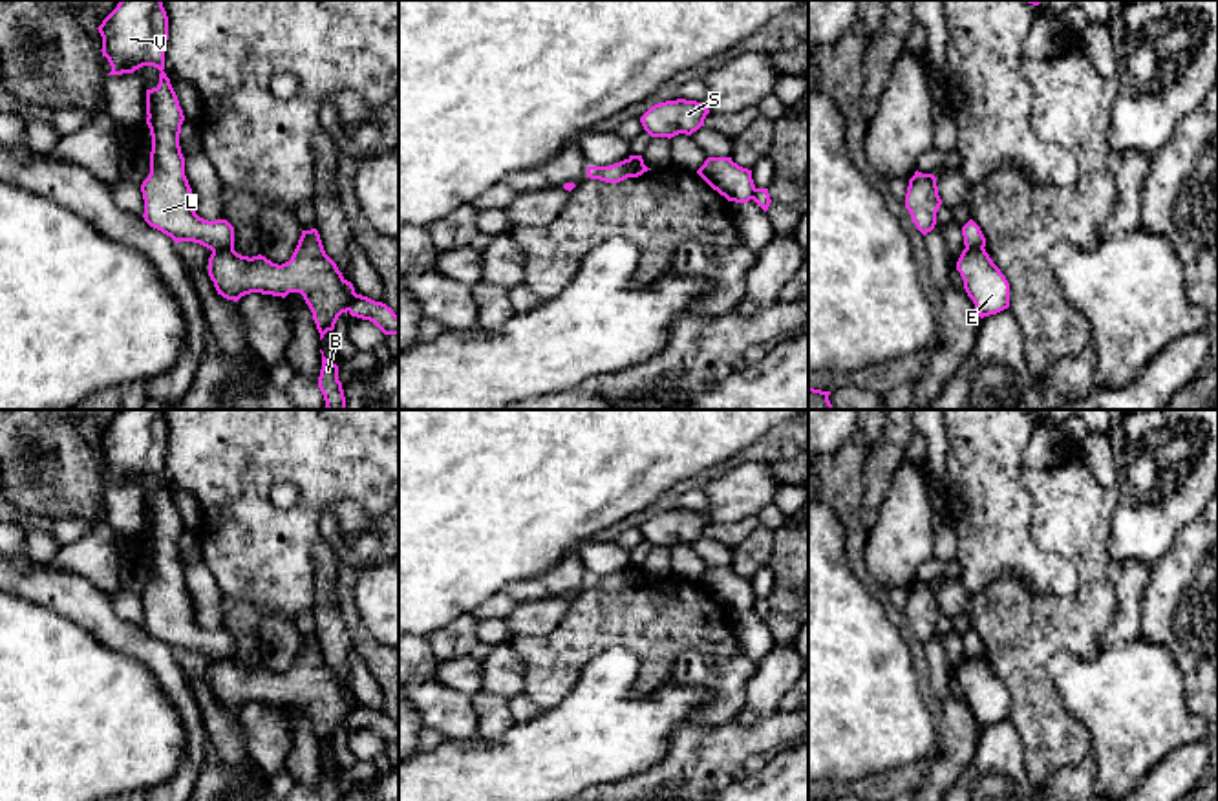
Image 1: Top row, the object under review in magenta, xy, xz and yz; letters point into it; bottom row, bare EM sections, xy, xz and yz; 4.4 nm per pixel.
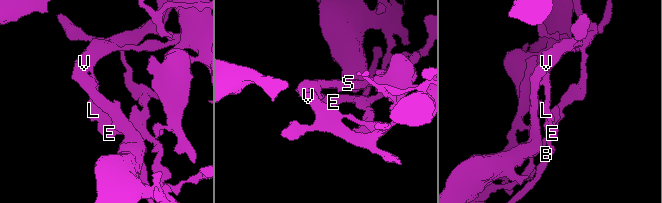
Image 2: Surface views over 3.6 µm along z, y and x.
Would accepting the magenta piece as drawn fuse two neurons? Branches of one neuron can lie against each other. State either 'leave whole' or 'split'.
split

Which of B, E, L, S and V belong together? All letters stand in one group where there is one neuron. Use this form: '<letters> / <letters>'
B E / L S V

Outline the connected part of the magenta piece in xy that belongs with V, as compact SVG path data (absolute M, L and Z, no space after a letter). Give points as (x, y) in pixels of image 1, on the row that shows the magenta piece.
M121 0L97 29L102 37L102 57L112 66L108 75L134 73L143 66L161 71L159 84L146 90L152 152L150 174L141 185L144 221L176 243L194 241L212 252L234 249L234 227L227 219L208 221L194 210L179 146L185 115L170 79L163 71L168 40L168 16L163 2Z

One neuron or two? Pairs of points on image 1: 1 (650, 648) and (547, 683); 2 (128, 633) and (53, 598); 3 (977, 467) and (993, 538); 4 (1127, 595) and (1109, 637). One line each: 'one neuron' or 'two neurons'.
1: one neuron
2: one neuron
3: one neuron
4: one neuron

